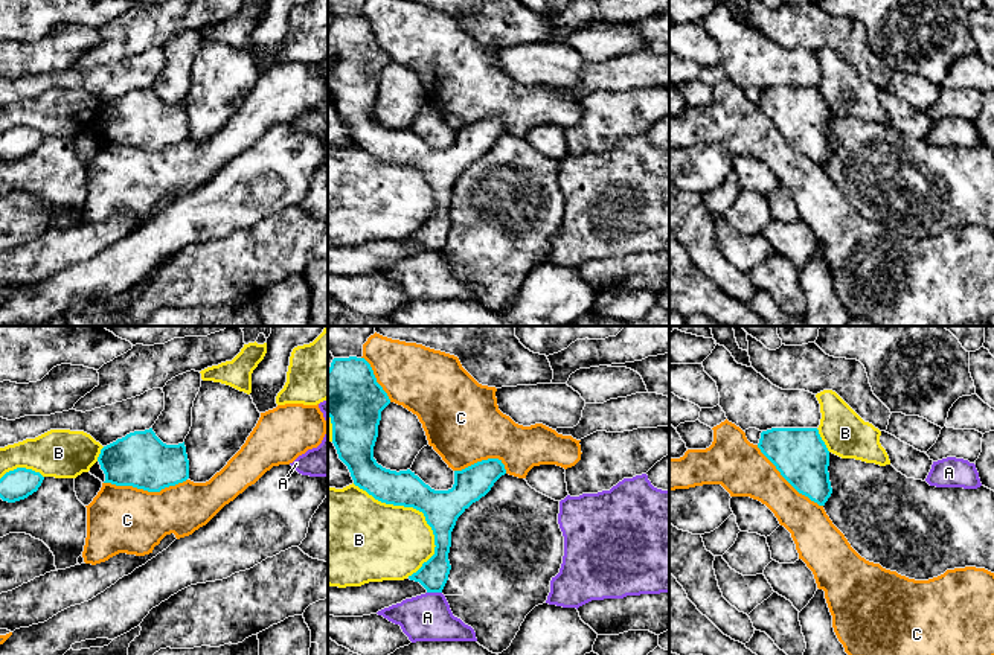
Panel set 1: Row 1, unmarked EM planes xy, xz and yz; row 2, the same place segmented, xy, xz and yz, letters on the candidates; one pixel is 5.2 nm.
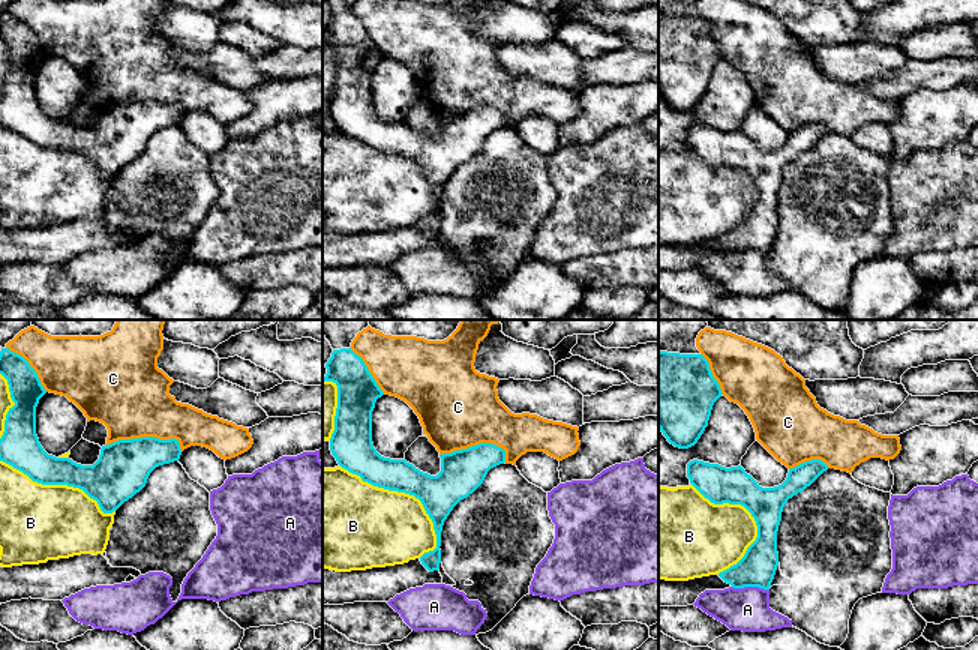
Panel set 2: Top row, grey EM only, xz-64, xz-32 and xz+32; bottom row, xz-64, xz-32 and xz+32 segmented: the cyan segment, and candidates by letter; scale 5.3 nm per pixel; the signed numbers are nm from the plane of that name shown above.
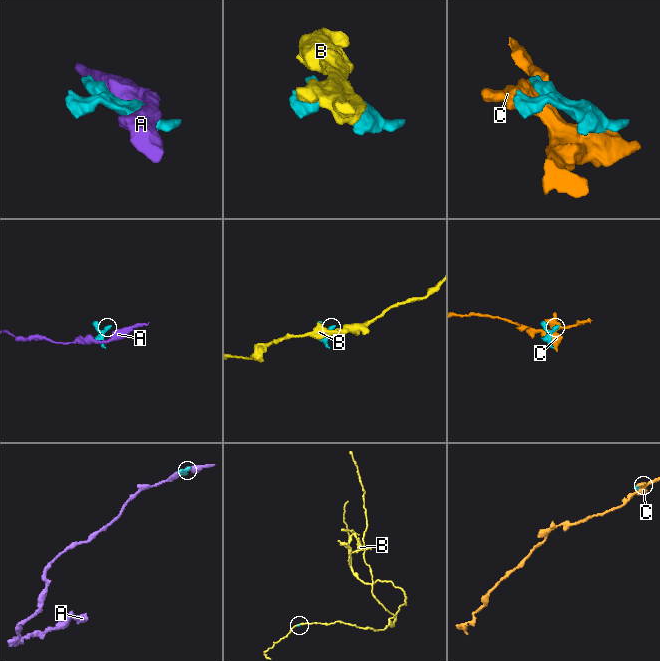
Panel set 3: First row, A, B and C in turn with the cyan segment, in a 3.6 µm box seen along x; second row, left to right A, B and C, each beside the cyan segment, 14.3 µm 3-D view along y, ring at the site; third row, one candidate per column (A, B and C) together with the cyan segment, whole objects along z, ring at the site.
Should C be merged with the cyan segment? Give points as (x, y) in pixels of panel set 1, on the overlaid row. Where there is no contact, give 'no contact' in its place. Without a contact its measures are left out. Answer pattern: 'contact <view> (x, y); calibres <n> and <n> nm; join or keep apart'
contact xy (145, 489); calibres 300 and 360 nm; keep apart

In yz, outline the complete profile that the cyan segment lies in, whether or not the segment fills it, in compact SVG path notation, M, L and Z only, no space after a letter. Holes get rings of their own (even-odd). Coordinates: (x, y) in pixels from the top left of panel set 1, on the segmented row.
M771 428L758 448L799 494L825 506L832 494L829 451L817 428Z

